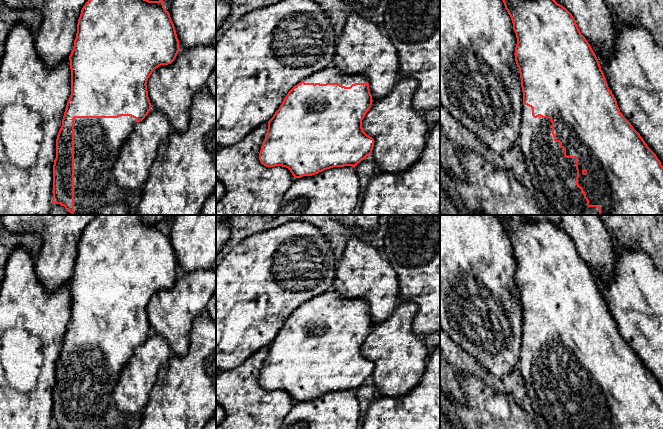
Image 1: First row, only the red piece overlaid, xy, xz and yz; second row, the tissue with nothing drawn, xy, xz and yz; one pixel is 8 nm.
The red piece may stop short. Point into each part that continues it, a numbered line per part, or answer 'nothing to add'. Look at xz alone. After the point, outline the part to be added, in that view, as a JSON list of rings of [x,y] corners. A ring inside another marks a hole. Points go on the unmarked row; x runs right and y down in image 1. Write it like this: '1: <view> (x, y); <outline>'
1: xz (330, 298); [[[327,291],[303,303],[305,307],[338,307],[345,311],[350,311],[355,307],[366,307],[367,303],[362,299],[345,299],[338,292]]]

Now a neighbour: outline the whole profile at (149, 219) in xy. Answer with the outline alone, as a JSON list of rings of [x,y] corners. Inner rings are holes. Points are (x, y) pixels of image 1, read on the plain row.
[[[142,215],[142,221],[149,225],[163,224],[169,215]]]

